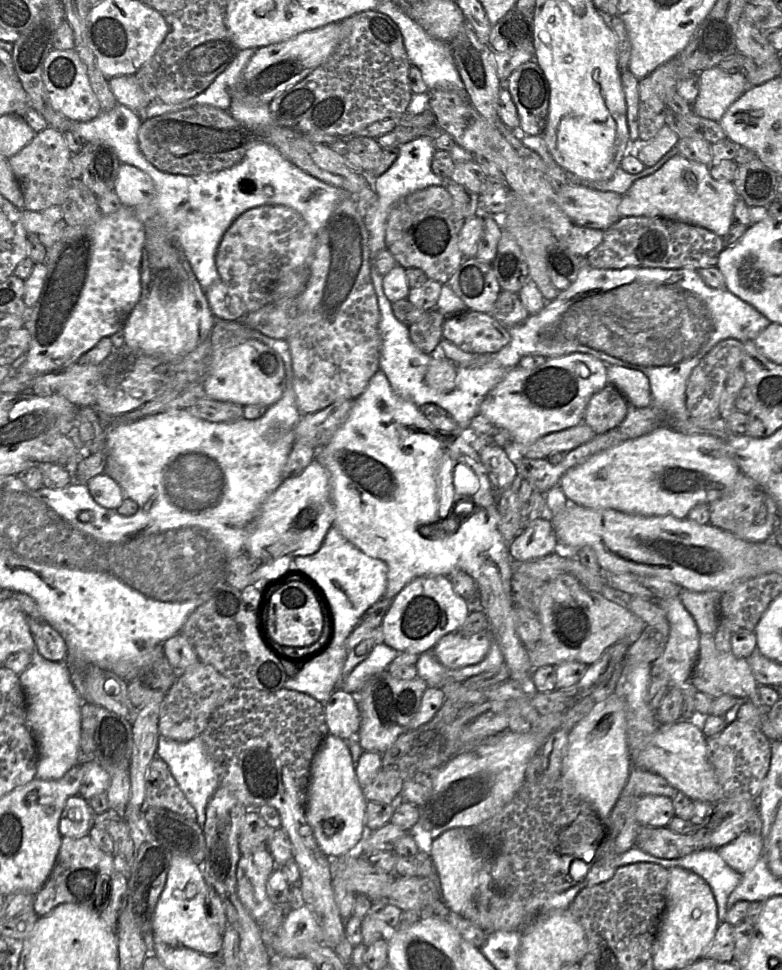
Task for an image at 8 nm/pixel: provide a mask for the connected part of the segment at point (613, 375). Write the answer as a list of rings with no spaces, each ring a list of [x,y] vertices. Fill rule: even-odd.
[[[607,365],[607,375],[609,381],[622,392],[632,407],[644,408],[652,404],[650,383],[642,372]]]

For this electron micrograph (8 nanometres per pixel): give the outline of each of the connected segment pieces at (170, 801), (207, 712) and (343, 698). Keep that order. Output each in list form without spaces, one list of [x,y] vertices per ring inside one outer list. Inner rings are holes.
[[[155,757],[145,776],[145,799],[141,813],[149,807],[175,812],[187,819],[196,821],[197,814],[189,803],[167,764]]]
[[[198,660],[178,674],[159,711],[158,731],[166,738],[186,742],[201,736],[213,712],[233,697],[239,688],[213,666]]]
[[[337,688],[324,706],[329,733],[347,742],[354,740],[361,725],[356,695]]]

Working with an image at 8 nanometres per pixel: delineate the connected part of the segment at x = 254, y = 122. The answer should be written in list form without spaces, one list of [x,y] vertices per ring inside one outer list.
[[[253,48],[239,50],[228,67],[215,78],[212,84],[205,91],[199,95],[179,103],[152,103],[145,111],[145,118],[142,119],[148,119],[170,112],[177,112],[194,106],[210,105],[223,111],[227,111],[234,119],[251,129],[264,131],[264,137],[268,142],[288,141],[290,138],[303,135],[294,129],[276,125],[271,116],[270,104],[262,102],[257,97],[248,94],[244,89],[238,89],[242,72],[255,53],[255,50],[256,49]]]

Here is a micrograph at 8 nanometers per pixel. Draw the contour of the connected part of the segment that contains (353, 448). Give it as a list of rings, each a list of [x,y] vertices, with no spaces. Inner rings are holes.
[[[378,370],[375,372],[370,378],[365,390],[354,399],[350,412],[344,422],[336,429],[336,431],[332,434],[332,436],[328,439],[328,441],[323,444],[316,452],[315,459],[319,461],[319,463],[326,468],[329,473],[330,478],[330,487],[331,487],[331,495],[332,501],[334,503],[335,509],[335,517],[334,517],[334,525],[341,534],[353,545],[359,548],[368,556],[373,558],[377,558],[385,562],[388,566],[388,574],[387,574],[387,587],[384,596],[389,599],[394,599],[394,597],[413,579],[421,576],[447,576],[452,571],[463,570],[463,562],[467,559],[467,555],[470,556],[479,556],[480,553],[487,553],[487,551],[494,545],[499,542],[506,543],[503,539],[501,532],[499,531],[499,520],[500,514],[497,506],[497,496],[494,492],[491,481],[488,477],[486,468],[482,464],[478,453],[471,447],[467,441],[465,441],[459,434],[440,434],[434,430],[431,423],[423,416],[420,412],[419,407],[410,400],[406,400],[396,394],[387,378],[382,370]],[[443,455],[450,455],[455,458],[458,458],[460,463],[465,464],[477,478],[478,483],[472,489],[469,490],[469,486],[471,484],[471,480],[465,480],[465,472],[460,470],[460,474],[464,476],[462,478],[463,485],[466,484],[466,487],[462,486],[460,481],[459,487],[457,487],[457,479],[455,479],[455,487],[456,493],[469,496],[471,501],[474,504],[474,508],[466,511],[464,513],[463,507],[463,515],[459,520],[459,526],[457,530],[453,533],[445,533],[446,527],[443,526],[435,526],[433,524],[437,524],[437,520],[439,519],[439,497],[438,497],[438,487],[436,482],[436,471],[438,465],[440,463]]]

